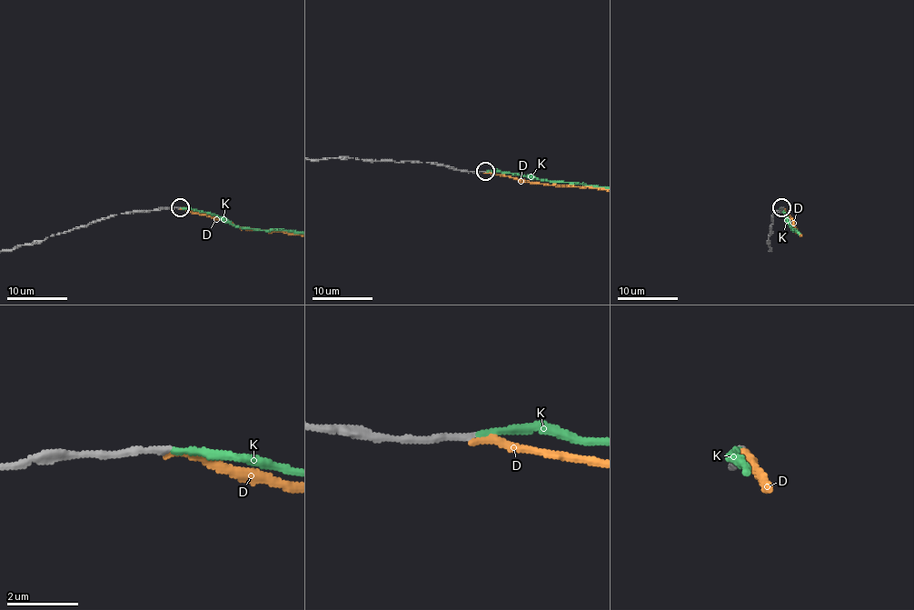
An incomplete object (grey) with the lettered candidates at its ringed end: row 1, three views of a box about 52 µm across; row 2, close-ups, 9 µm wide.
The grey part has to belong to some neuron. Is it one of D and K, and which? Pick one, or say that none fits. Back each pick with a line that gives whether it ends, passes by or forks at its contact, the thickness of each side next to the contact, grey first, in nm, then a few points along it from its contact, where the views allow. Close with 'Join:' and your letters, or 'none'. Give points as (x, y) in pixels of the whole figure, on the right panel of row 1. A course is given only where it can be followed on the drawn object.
K: it ends | 190/180 nm
Join: K

